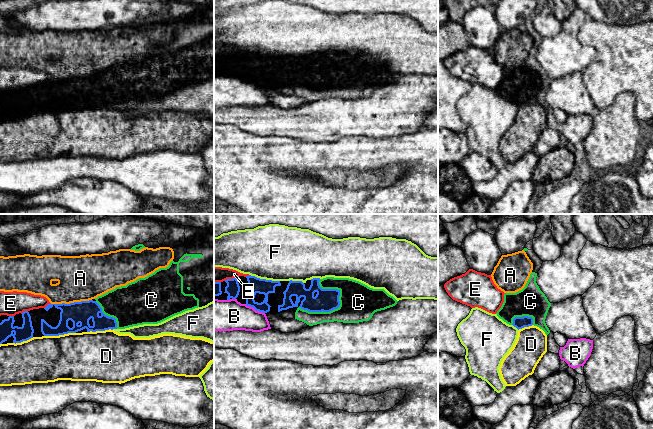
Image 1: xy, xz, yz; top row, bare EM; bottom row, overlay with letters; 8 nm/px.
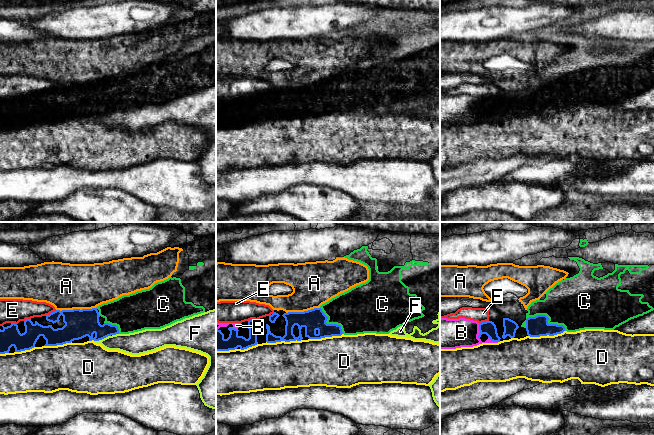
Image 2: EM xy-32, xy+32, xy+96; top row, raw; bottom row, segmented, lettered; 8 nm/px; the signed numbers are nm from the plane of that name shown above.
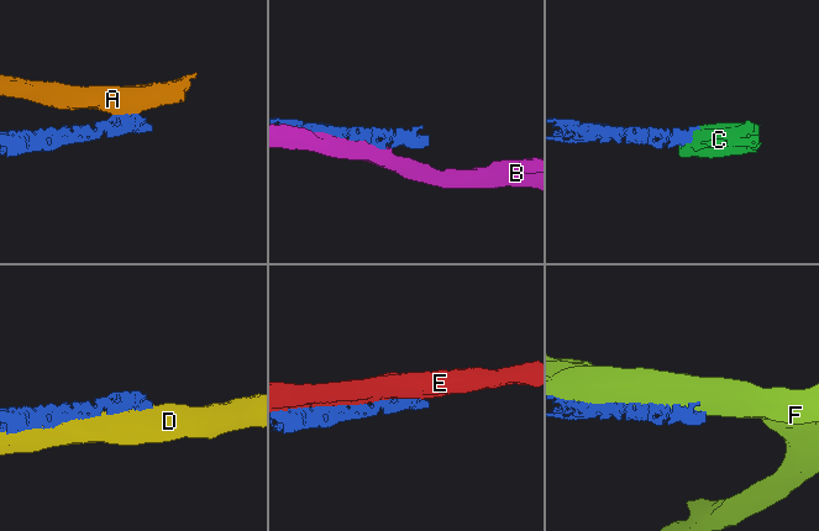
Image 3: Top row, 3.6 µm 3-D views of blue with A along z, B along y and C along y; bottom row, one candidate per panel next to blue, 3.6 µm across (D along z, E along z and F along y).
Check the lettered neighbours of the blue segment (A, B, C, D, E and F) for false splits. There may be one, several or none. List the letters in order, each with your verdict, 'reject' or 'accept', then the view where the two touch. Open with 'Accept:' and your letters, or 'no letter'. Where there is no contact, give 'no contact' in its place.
Accept: C
A: reject | xy
B: reject | xz
C: accept | xz
D: reject | xy
E: reject | xy
F: reject | xz

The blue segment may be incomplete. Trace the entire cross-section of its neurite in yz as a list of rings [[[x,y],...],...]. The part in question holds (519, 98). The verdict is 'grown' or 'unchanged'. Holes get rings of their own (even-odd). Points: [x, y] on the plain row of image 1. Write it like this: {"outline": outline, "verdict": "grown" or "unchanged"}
{"outline": [[[532,48],[522,66],[516,69],[505,69],[504,78],[496,90],[518,106],[534,101],[548,111],[550,106],[545,95],[551,79],[537,61],[536,53],[537,49]]], "verdict": "grown"}

